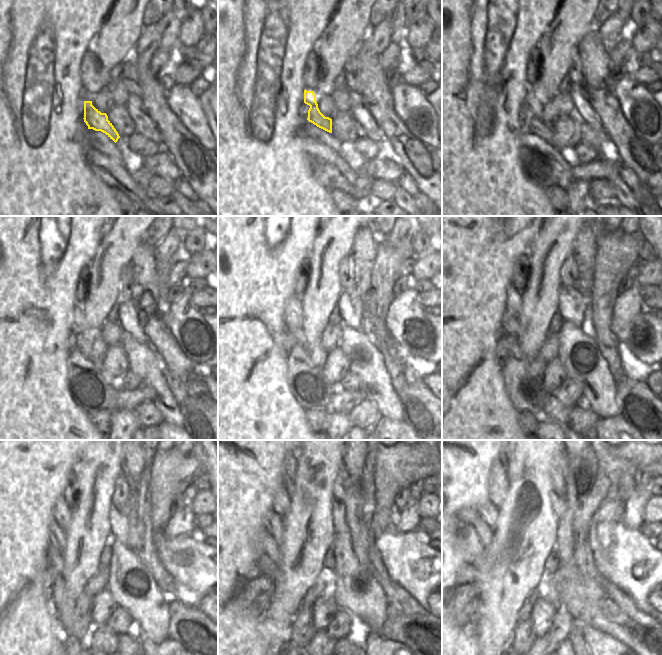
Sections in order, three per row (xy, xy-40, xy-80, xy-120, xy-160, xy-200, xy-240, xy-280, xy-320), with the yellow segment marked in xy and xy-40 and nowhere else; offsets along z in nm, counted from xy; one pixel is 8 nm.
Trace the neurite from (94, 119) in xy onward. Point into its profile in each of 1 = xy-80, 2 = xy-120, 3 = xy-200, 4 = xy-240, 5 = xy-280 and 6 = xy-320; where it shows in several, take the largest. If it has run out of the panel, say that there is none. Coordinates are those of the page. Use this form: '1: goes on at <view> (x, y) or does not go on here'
1: goes on at xy-80 (531, 101)
2: goes on at xy-120 (79, 325)
3: goes on at xy-200 (513, 299)
4: goes on at xy-240 (62, 513)
5: goes on at xy-280 (281, 503)
6: goes on at xy-320 (497, 482)

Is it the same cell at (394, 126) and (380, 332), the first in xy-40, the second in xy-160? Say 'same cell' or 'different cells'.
same cell

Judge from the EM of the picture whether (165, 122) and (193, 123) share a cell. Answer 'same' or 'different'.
different

